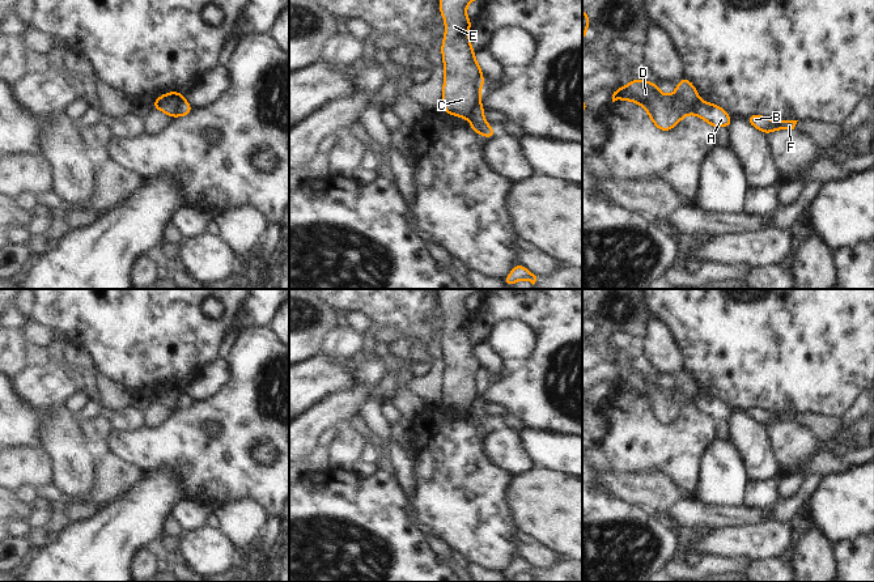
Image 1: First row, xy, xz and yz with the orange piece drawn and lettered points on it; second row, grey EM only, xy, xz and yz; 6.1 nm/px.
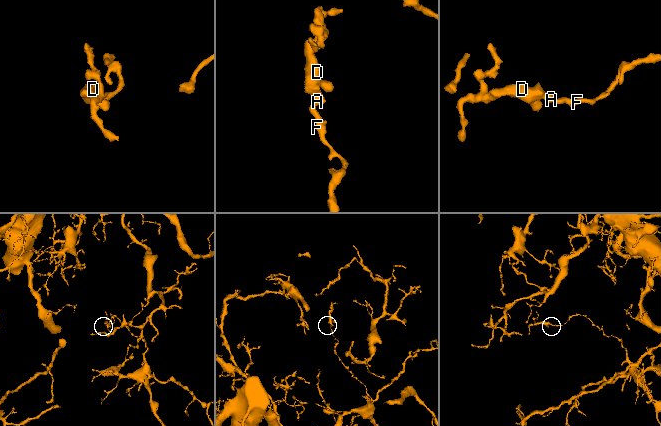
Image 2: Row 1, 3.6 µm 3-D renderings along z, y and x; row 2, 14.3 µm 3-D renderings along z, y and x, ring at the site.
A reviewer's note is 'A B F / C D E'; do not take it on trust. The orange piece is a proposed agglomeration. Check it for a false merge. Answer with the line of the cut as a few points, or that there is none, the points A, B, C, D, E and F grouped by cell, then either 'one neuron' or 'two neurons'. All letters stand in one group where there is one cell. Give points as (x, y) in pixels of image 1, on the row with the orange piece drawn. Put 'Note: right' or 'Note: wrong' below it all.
cut xy (183, 97), (175, 117); groups A B F / C D E; two neurons
Note: right

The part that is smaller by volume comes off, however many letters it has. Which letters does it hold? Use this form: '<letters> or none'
C, D, E

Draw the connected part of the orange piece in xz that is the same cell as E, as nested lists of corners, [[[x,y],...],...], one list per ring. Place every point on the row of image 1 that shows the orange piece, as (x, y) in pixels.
[[[440,0],[445,20],[442,111],[457,118],[467,118],[481,103],[480,90],[485,81],[468,37],[472,21],[466,16],[466,7],[472,1]]]

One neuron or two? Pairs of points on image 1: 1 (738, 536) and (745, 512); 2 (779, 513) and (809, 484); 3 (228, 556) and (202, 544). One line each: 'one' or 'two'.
1: two
2: one
3: one

